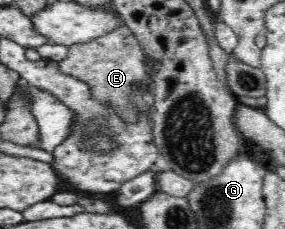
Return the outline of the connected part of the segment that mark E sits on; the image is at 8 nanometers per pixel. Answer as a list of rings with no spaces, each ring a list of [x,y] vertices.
[[[119,17],[119,27],[114,32],[100,35],[88,43],[68,46],[68,57],[58,62],[58,67],[64,74],[86,82],[92,96],[100,102],[108,102],[124,122],[135,122],[137,113],[142,110],[148,112],[150,119],[154,113],[152,92],[143,83],[147,76],[144,57],[139,41]]]

